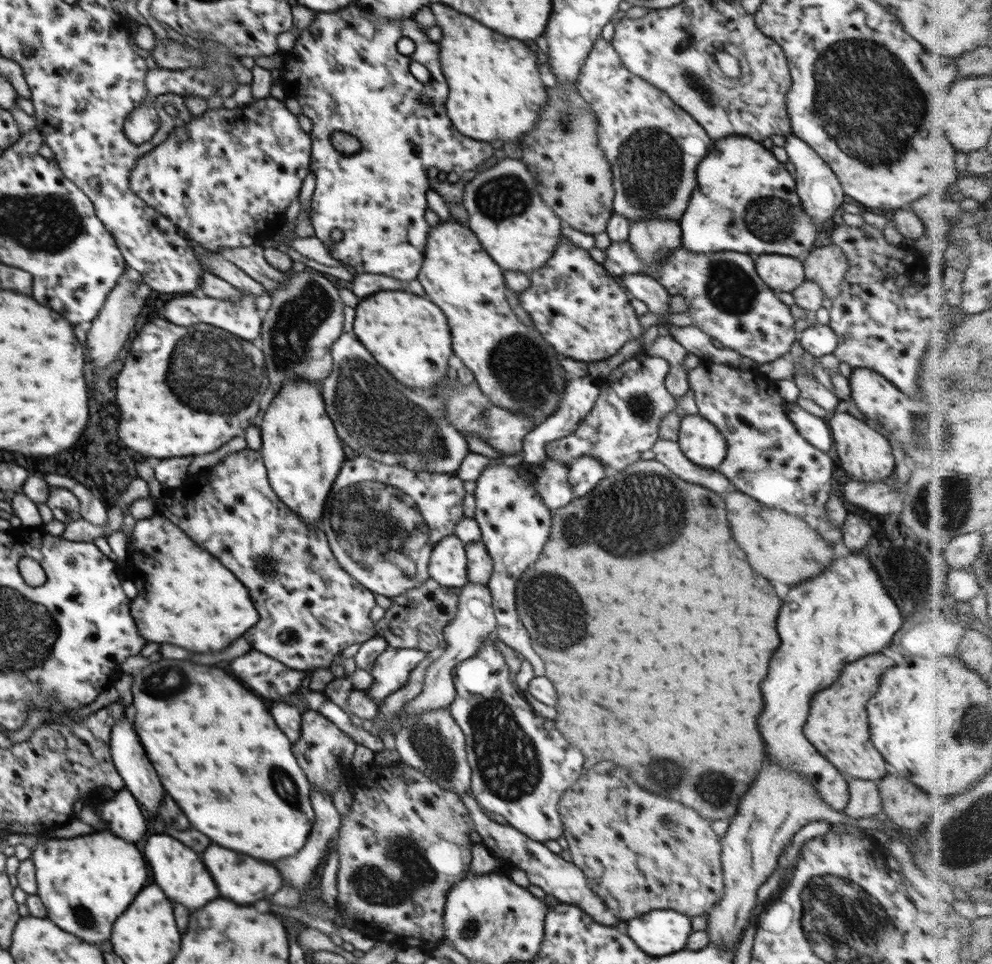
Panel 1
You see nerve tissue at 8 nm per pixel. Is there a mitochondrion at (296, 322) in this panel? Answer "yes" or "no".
yes

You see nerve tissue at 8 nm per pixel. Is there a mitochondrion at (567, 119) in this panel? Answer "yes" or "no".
yes

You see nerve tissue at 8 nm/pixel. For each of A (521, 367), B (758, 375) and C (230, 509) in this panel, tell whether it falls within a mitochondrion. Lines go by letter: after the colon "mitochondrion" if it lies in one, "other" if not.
A: mitochondrion
B: other
C: other

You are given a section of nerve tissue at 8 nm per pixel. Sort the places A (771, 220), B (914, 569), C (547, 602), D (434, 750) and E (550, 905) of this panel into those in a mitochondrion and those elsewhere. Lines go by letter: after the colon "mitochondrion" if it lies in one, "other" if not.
A: mitochondrion
B: other
C: mitochondrion
D: mitochondrion
E: other

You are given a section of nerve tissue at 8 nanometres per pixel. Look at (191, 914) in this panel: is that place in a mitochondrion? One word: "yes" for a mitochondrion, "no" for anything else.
no

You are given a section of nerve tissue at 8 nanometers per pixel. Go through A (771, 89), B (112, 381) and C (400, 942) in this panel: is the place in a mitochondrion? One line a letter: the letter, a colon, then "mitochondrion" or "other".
A: other
B: other
C: other

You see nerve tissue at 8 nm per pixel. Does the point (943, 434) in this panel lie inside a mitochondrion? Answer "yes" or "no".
yes

